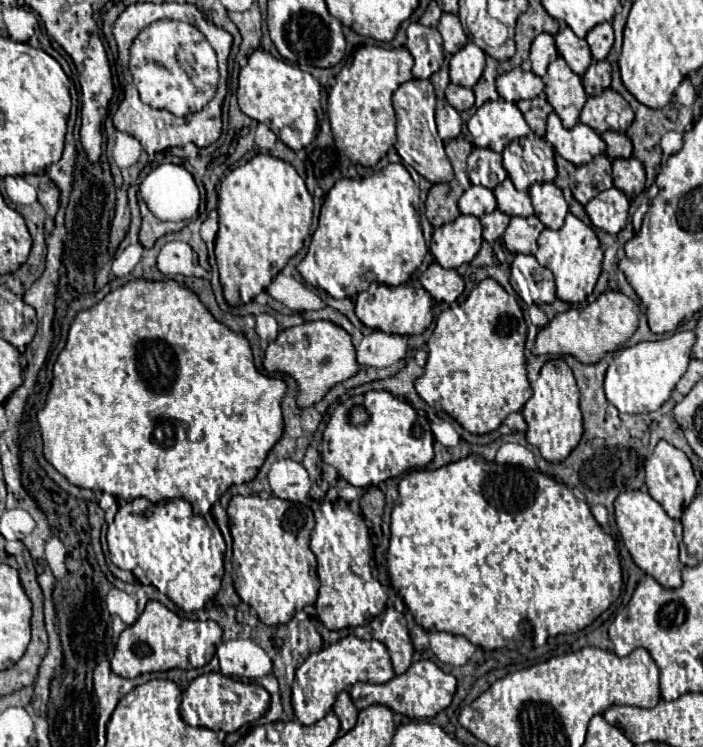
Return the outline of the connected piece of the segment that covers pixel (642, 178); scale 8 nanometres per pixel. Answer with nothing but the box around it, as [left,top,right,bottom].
[612,157,646,197]

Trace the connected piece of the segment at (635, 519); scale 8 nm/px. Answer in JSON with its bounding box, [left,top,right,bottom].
[614,491,682,589]

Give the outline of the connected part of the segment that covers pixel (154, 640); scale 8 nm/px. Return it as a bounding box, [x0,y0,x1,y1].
[112,601,216,679]

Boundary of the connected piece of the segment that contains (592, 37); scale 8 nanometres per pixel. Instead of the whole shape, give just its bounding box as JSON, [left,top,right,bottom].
[586,23,614,61]

